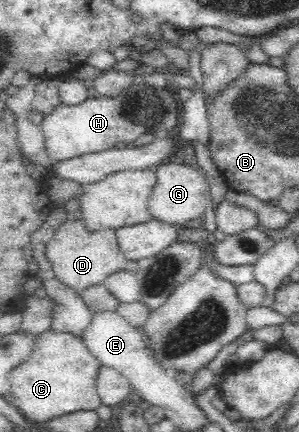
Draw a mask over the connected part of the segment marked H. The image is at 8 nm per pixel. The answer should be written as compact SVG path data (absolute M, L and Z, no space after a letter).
M135 80L131 86L119 96L100 96L85 98L85 102L75 105L60 104L53 112L44 116L40 130L45 137L45 150L53 164L76 156L109 150L118 142L133 143L144 133L152 133L155 137L171 135L177 129L177 123L182 112L183 102L171 85L164 88L153 88L146 81Z

